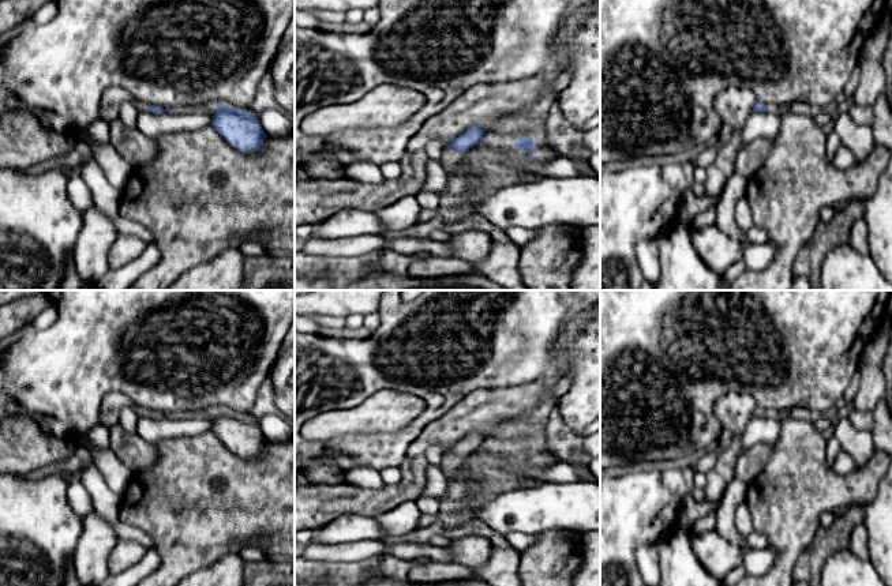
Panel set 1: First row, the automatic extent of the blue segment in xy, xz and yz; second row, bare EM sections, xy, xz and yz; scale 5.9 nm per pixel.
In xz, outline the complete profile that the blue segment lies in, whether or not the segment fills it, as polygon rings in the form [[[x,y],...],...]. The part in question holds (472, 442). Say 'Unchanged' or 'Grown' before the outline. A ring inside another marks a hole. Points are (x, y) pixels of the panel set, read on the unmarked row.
Grown. [[[477,432],[466,435],[457,444],[451,447],[450,451],[443,454],[441,469],[446,476],[447,492],[446,495],[456,495],[458,477],[460,477],[460,463],[464,458],[469,457],[473,451],[486,443],[486,436]]]

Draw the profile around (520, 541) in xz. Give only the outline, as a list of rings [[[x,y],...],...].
[[[511,531],[505,534],[505,538],[511,548],[516,548],[518,552],[522,552],[536,541],[537,534]]]

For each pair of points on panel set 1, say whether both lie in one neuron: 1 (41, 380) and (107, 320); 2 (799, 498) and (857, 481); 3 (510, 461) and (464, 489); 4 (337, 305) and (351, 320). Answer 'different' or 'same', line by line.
1: same
2: same
3: different
4: different

